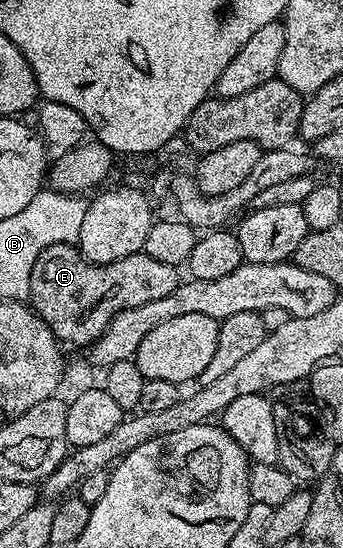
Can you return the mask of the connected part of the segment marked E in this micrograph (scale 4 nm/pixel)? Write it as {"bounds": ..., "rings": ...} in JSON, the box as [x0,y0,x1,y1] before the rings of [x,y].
{"bounds":[28,244,179,346],"rings":[[[56,244],[47,246],[47,250],[39,254],[35,268],[31,270],[28,303],[62,345],[88,346],[101,337],[103,330],[107,330],[115,314],[171,294],[179,283],[177,272],[174,265],[159,262],[144,250],[119,262],[93,264],[80,248],[71,244]]]}

